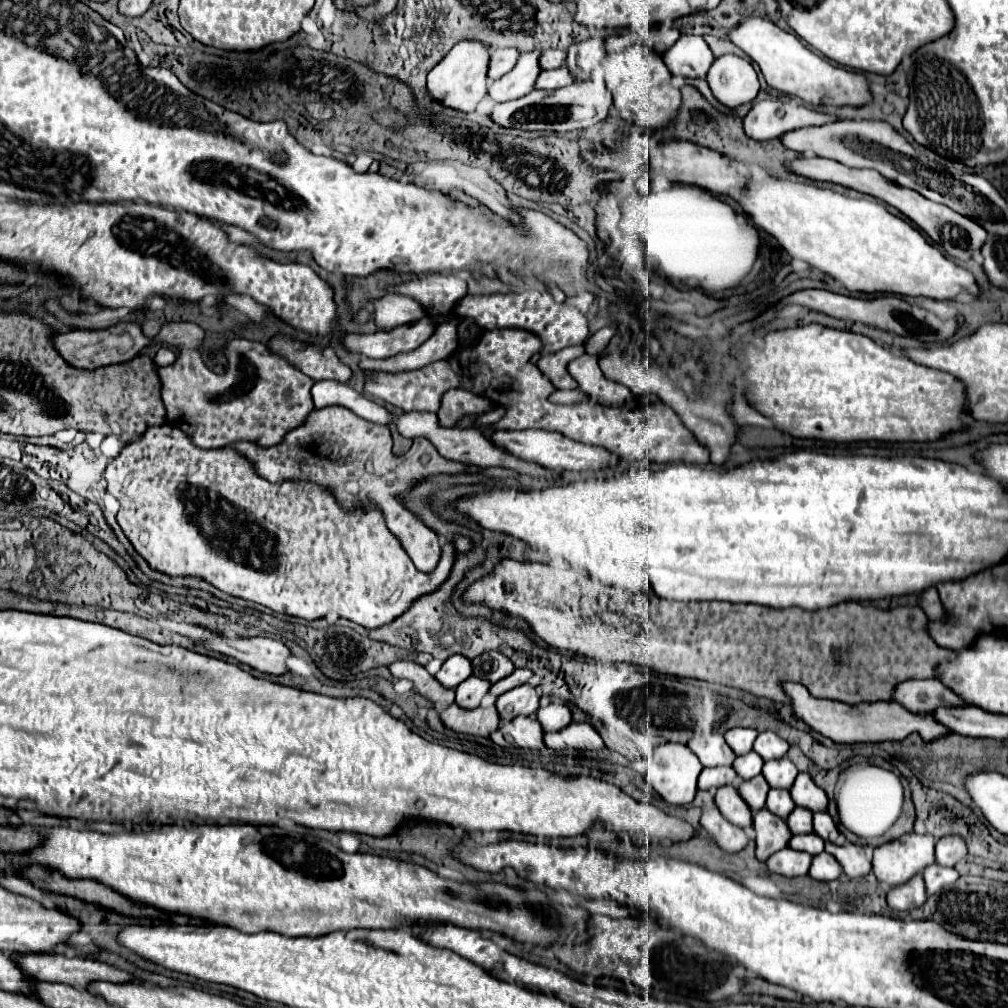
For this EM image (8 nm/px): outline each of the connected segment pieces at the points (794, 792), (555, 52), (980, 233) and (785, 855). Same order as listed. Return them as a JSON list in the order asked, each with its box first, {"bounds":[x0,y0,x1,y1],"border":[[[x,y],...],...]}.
[{"bounds":[791,773,827,811],"border":[[[799,773],[793,787],[791,787],[791,797],[795,805],[807,807],[811,811],[825,811],[827,809],[827,795],[823,789],[819,789],[809,773]]]},{"bounds":[541,49,567,69],"border":[[[547,49],[547,51],[543,51],[543,55],[541,55],[541,67],[543,67],[543,69],[563,67],[565,55],[567,55],[567,53],[561,51],[561,49]]]},{"bounds":[789,157,987,261],"border":[[[801,157],[793,163],[789,163],[789,169],[797,175],[815,179],[815,181],[831,181],[831,183],[839,183],[851,189],[857,189],[861,193],[873,195],[885,203],[889,203],[891,207],[899,209],[905,217],[909,217],[919,229],[923,229],[937,245],[941,245],[945,249],[945,253],[957,261],[969,261],[973,257],[975,251],[979,251],[983,247],[983,243],[987,241],[987,231],[971,221],[969,217],[963,217],[959,213],[955,213],[953,209],[933,203],[929,199],[925,199],[921,193],[915,193],[913,189],[905,189],[901,185],[895,185],[893,181],[887,181],[881,173],[875,173],[871,169],[851,169],[839,161],[833,159],[821,159],[821,157]]]},{"bounds":[767,847,813,877],"border":[[[785,847],[767,859],[767,867],[771,873],[777,873],[777,875],[799,877],[799,875],[807,875],[811,867],[811,859],[813,855],[805,851],[795,851],[791,847]]]}]

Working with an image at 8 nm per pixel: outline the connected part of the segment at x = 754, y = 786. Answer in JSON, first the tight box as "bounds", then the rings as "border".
{"bounds":[739,775,769,813],"border":[[[757,775],[753,779],[747,779],[739,785],[739,795],[743,797],[743,801],[749,805],[749,809],[755,813],[761,807],[765,807],[765,797],[769,791],[769,783],[765,781],[763,775]]]}

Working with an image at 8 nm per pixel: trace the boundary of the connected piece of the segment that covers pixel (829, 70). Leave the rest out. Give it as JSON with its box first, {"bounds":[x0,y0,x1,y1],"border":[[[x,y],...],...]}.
{"bounds":[727,17,871,107],"border":[[[745,17],[739,25],[731,27],[727,33],[729,41],[743,49],[757,65],[769,87],[801,97],[811,105],[853,105],[861,107],[871,101],[867,81],[861,73],[849,71],[839,65],[831,65],[823,57],[809,51],[795,33],[787,33],[765,17]]]}

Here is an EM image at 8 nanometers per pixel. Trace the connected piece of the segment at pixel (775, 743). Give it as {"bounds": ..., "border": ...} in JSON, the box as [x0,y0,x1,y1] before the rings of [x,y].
{"bounds":[753,731,789,761],"border":[[[763,731],[753,743],[753,751],[757,751],[765,761],[769,759],[781,759],[789,751],[789,743],[781,737],[777,737],[773,731]]]}

